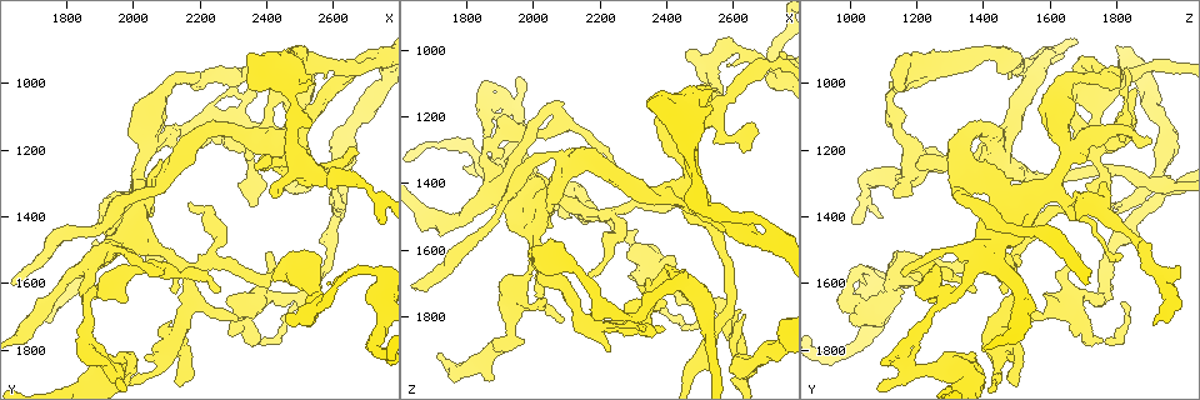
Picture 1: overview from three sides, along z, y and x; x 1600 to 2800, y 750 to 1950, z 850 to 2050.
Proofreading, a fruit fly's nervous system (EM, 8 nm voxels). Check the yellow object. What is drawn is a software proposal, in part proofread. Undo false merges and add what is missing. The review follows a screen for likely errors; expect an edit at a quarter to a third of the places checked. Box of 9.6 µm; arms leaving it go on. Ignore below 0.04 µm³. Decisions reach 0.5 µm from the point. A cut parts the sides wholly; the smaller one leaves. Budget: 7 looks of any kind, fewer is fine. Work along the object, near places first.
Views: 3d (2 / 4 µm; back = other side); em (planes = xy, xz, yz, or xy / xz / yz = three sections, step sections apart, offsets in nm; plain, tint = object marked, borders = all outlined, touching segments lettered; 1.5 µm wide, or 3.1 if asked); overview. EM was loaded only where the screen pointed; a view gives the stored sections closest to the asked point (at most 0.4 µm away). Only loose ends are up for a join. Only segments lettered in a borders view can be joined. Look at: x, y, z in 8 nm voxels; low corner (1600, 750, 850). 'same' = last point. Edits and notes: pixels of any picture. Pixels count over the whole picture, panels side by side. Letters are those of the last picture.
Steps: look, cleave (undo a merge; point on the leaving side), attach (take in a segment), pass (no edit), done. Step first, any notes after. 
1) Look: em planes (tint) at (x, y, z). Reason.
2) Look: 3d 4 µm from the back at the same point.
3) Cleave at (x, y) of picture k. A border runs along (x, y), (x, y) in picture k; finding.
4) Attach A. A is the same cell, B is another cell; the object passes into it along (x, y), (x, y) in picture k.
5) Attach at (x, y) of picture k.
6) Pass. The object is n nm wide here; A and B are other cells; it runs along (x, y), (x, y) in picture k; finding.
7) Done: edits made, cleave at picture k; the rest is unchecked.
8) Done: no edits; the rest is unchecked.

Look: em planes (borders) at (2740, 1560, 1060). Thick turns thin.

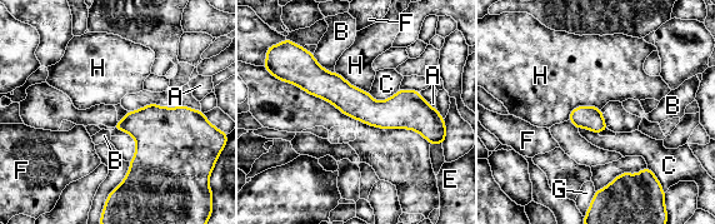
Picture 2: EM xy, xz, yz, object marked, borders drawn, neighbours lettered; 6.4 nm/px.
Pass. The object is 240 nm wide here; A, B, C, E, F, G and H are other cells; it runs along (314, 88), (441, 137) in picture 2; continuous, no second neuron.

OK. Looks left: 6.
Look: em planes (tint) at (2500, 1660, 1810). Tapers out.

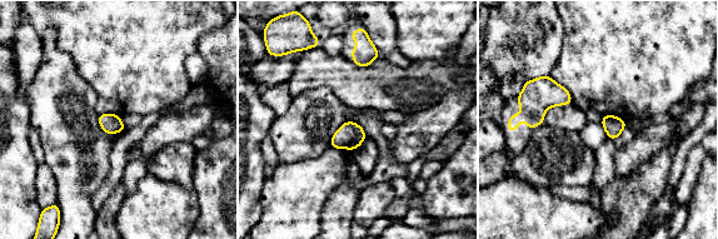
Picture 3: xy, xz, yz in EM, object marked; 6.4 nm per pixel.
Look: em planes (borders) at the same point.

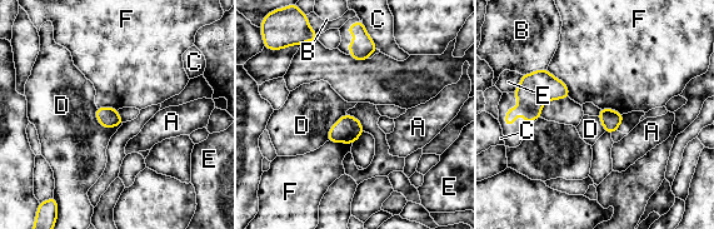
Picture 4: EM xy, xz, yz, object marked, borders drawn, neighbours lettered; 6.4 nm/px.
Pass. A, B, C, D, E and F are other cells; a border runs along (96, 106), (105, 128), (121, 124) in picture 4; no lettered segment goes on from it.

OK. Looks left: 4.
Look: 3d 2 µm from the back at (2040, 1830, 1480). Thick end.

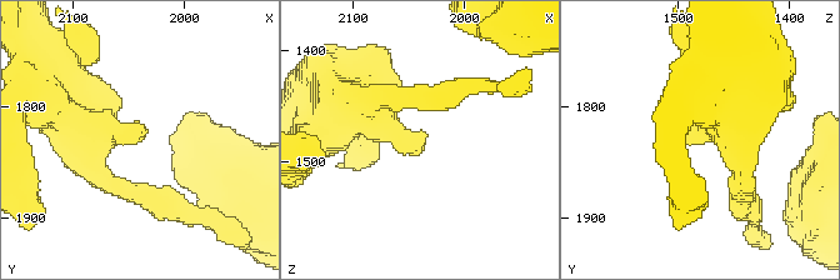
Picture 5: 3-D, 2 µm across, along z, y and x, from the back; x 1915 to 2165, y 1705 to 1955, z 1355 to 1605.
Look: em xz step 8 (borders) at (2034, 1826, 1484).

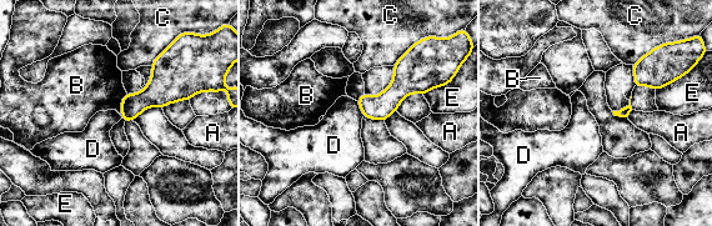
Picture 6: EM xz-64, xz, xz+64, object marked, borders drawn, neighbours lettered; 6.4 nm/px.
Pass. A, B, C, D and E are other cells; none of them fits.

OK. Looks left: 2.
Done: no edits; the rest is unchecked.

